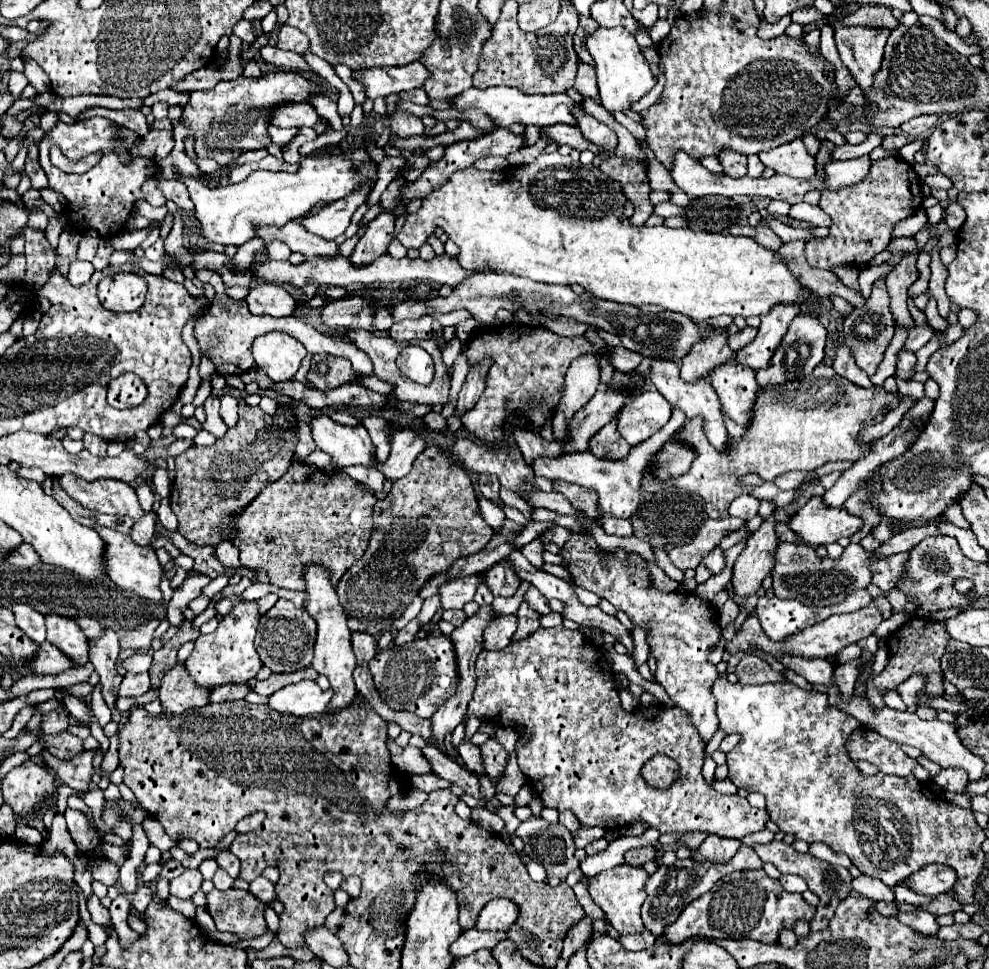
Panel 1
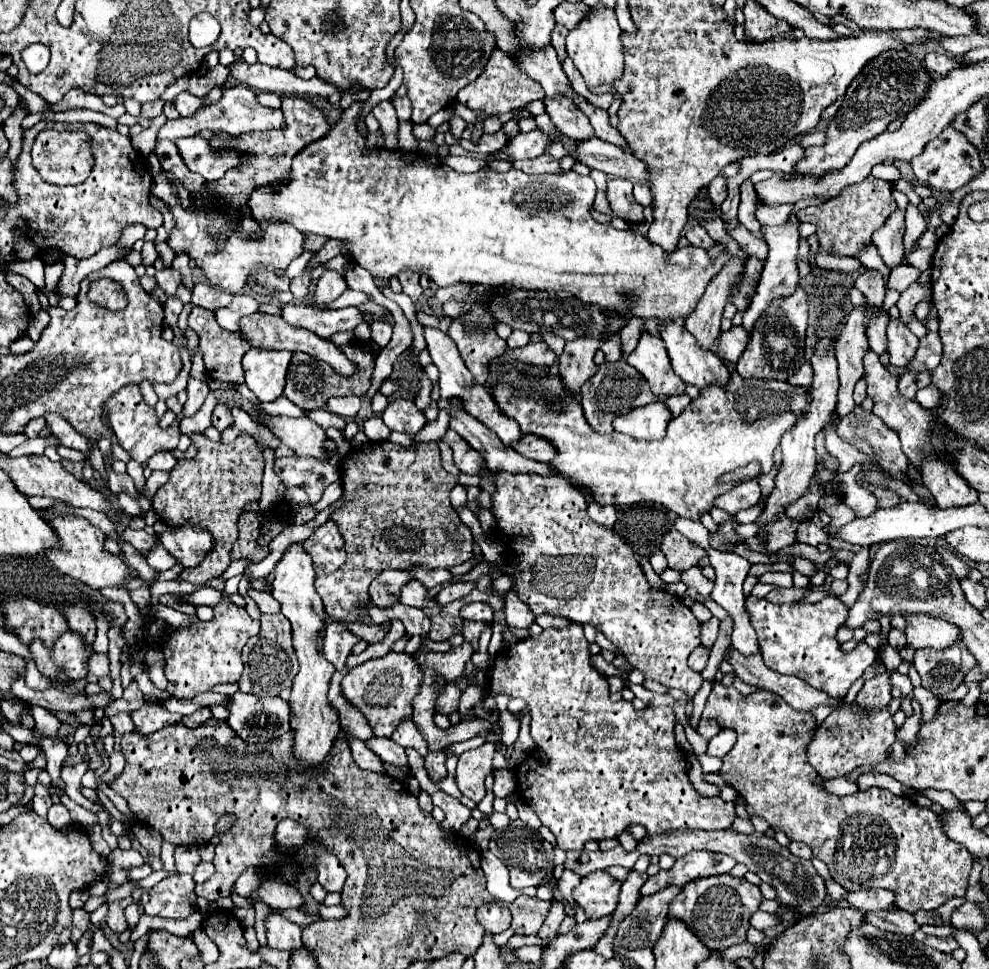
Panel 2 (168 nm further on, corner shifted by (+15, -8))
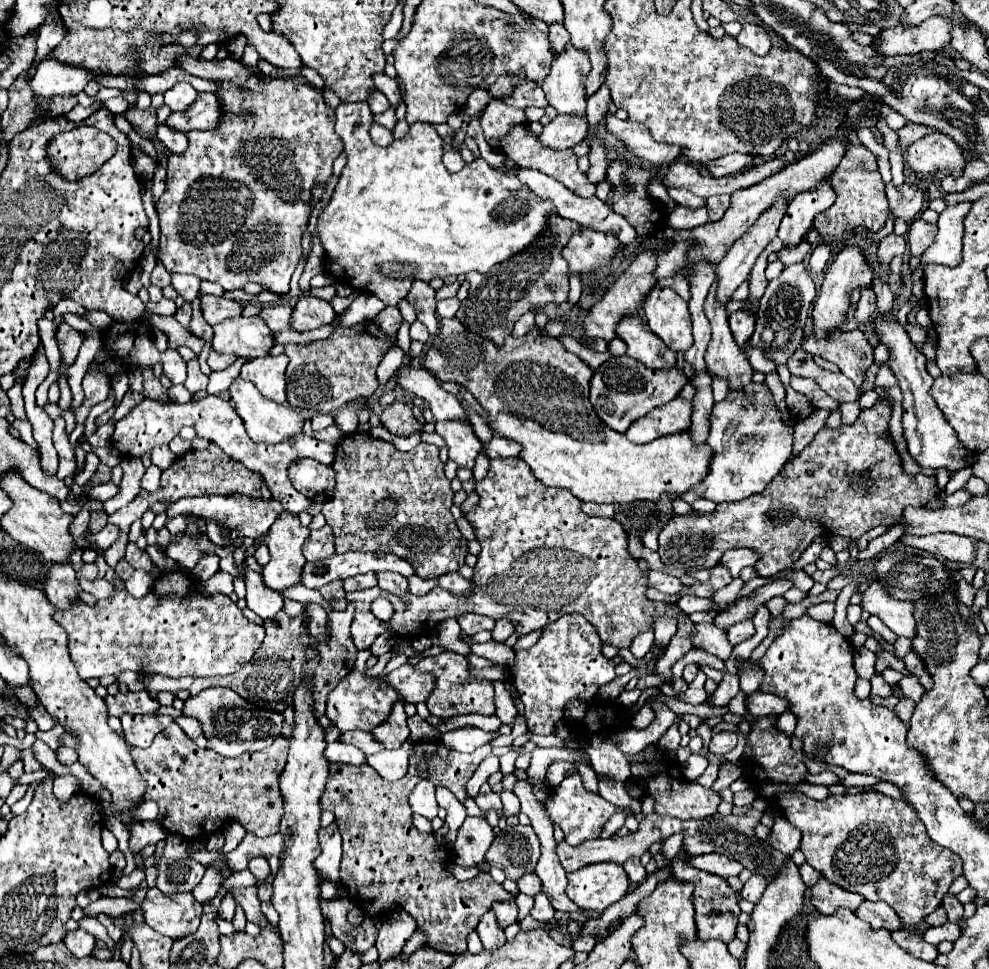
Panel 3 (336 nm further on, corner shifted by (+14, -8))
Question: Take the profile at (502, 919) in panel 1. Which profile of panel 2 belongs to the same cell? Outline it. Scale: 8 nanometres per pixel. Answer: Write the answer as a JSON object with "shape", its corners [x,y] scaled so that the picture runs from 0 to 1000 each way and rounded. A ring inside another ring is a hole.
{"shape":[[[496,930],[490,932],[482,938],[482,950],[486,953],[486,957],[494,963],[507,963],[517,955],[517,942],[513,938],[513,934]]]}

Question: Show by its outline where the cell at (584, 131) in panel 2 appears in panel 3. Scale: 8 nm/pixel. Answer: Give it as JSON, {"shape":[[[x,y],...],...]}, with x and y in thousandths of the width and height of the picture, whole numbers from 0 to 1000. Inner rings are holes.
{"shape":[[[578,44],[572,46],[560,65],[554,82],[548,86],[554,106],[568,119],[590,119],[593,100],[590,86],[597,73],[597,61],[593,53],[582,51]]]}

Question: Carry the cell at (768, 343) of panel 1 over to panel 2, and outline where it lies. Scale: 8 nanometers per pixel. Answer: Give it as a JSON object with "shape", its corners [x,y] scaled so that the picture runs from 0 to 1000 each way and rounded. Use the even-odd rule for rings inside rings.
{"shape":[[[800,222],[798,230],[792,232],[792,234],[769,234],[771,249],[778,255],[778,263],[774,267],[774,278],[771,278],[771,282],[767,286],[767,292],[765,292],[763,304],[759,307],[757,319],[751,325],[751,340],[755,342],[757,348],[761,344],[761,337],[765,333],[765,329],[774,323],[774,319],[780,315],[780,311],[800,307],[802,300],[808,294],[808,282],[806,282],[806,269],[804,269],[806,257],[808,257],[808,238],[806,238],[806,232],[808,232],[808,226],[804,222]]]}

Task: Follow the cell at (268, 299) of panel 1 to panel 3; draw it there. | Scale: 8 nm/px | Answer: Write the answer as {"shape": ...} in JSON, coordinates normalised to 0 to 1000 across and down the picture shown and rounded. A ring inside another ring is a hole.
{"shape":[[[202,304],[202,315],[204,315],[204,325],[212,335],[224,333],[226,329],[233,327],[241,327],[245,323],[245,315],[241,311],[233,311],[218,304]]]}

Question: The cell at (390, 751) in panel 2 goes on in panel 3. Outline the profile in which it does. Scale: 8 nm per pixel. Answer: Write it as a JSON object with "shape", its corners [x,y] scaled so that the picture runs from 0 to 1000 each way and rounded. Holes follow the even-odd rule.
{"shape":[[[348,754],[348,756],[344,759],[344,765],[362,771],[368,779],[376,779],[376,777],[382,777],[382,775],[388,773],[388,769],[382,767],[382,765],[376,761],[376,756],[370,756],[370,754]]]}

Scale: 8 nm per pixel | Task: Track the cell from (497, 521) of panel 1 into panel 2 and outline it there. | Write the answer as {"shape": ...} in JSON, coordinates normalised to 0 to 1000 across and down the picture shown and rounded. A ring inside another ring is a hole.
{"shape":[[[460,501],[456,507],[456,521],[466,527],[472,523],[472,505],[468,501]]]}

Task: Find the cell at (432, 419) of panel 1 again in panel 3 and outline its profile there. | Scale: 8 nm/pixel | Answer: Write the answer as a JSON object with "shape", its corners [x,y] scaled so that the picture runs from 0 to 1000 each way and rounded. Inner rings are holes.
{"shape":[[[396,416],[392,420],[388,420],[388,424],[384,426],[384,434],[398,447],[413,451],[419,445],[427,445],[427,439],[423,437],[423,432],[417,428],[417,420],[411,416]]]}

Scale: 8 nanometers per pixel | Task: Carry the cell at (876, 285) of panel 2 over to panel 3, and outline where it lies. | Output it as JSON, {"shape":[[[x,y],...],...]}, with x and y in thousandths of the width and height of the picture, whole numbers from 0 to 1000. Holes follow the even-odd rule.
{"shape":[[[900,240],[900,243],[894,245],[894,247],[890,249],[890,253],[888,253],[890,271],[892,271],[892,273],[898,273],[904,263],[912,263],[914,259],[916,259],[916,249],[914,249],[914,245]]]}

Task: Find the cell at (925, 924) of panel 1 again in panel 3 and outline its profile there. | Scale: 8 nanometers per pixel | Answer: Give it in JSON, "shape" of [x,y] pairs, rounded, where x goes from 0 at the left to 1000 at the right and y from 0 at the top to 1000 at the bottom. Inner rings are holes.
{"shape":[[[874,930],[863,942],[876,953],[880,953],[880,957],[884,959],[898,959],[898,961],[912,959],[912,955],[908,953],[908,944],[904,944],[904,940],[892,930],[886,930],[886,932]]]}

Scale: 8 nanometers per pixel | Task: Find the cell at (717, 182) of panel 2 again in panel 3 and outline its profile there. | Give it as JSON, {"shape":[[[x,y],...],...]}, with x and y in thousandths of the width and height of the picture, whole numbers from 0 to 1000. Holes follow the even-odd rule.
{"shape":[[[724,201],[714,205],[714,214],[716,214],[716,228],[728,228],[734,220],[738,212],[738,201]]]}

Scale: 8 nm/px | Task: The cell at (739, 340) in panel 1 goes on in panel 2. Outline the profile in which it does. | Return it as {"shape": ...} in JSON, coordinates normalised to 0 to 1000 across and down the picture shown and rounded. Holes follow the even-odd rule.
{"shape":[[[739,337],[737,342],[727,346],[727,366],[735,370],[739,377],[745,375],[753,358],[755,358],[755,346],[751,337]]]}

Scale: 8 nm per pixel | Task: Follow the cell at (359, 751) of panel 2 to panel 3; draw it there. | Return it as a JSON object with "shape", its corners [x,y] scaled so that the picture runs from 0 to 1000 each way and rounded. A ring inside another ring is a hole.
{"shape":[[[340,765],[340,767],[334,767],[334,769],[330,771],[328,781],[330,781],[330,785],[334,785],[334,787],[340,787],[340,785],[344,785],[344,787],[354,787],[354,789],[366,789],[366,787],[370,787],[366,775],[362,775],[360,771],[354,771],[354,769],[350,769],[350,767],[342,767],[342,765]]]}

